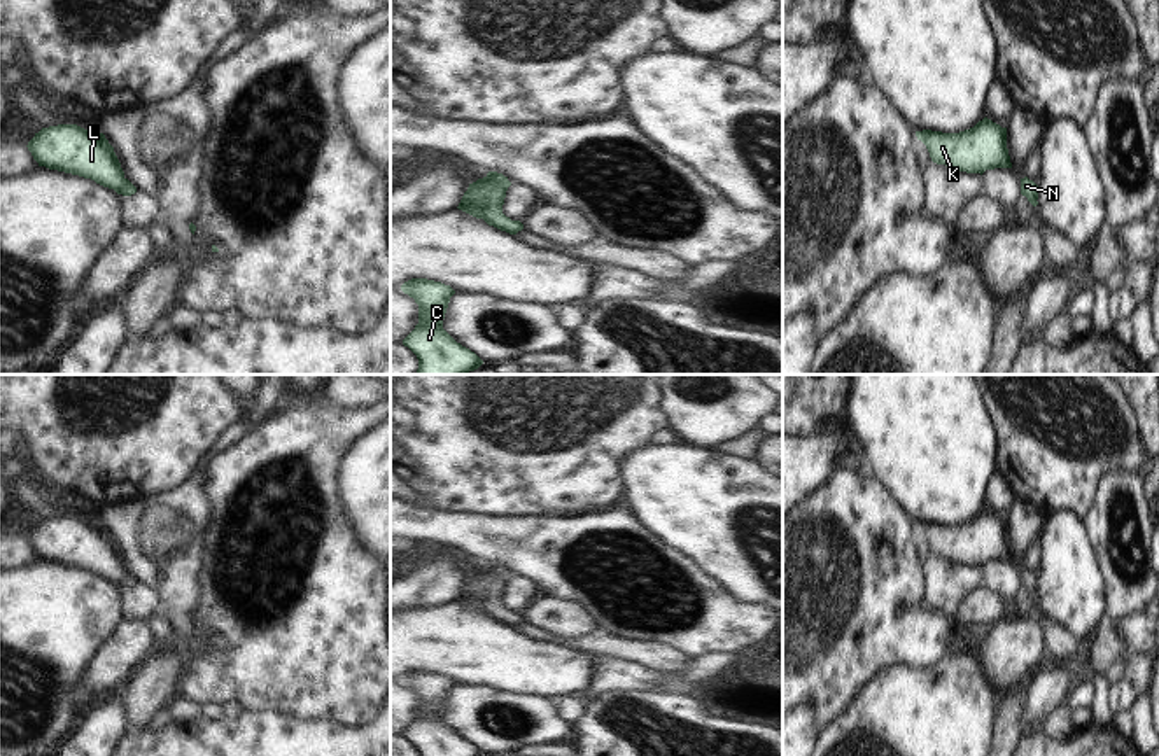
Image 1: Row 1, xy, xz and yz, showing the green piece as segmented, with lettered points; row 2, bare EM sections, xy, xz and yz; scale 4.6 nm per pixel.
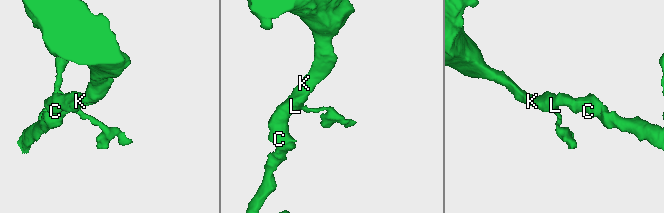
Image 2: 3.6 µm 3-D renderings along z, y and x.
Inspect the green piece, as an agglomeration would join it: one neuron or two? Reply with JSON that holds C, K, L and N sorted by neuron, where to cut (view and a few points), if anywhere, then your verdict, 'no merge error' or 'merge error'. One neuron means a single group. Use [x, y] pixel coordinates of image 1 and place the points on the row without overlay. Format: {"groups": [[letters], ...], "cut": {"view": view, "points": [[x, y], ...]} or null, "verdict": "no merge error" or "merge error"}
{"groups": [["C", "K", "L", "N"]], "cut": null, "verdict": "no merge error"}

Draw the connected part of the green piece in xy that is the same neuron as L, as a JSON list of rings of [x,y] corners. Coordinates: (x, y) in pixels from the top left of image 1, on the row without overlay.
[[[58,516],[42,520],[26,539],[39,558],[91,570],[123,588],[137,584],[103,525],[93,527],[77,516]]]

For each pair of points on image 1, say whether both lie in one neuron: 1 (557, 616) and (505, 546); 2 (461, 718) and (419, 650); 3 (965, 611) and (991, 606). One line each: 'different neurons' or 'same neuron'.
1: different neurons
2: different neurons
3: same neuron

